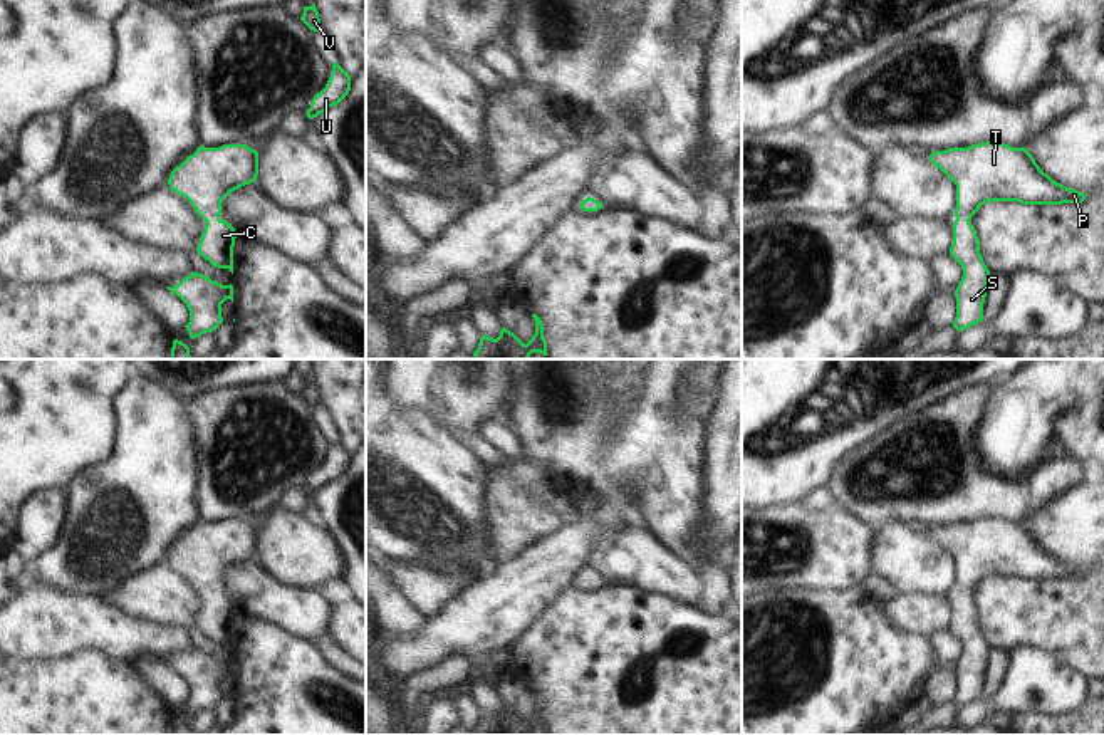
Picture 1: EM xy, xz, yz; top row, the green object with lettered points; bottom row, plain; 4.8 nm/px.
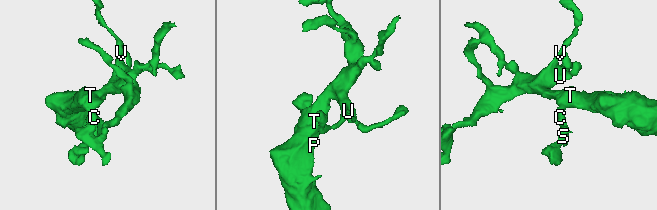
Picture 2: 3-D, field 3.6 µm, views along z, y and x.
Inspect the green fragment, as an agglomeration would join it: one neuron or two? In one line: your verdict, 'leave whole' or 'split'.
leave whole

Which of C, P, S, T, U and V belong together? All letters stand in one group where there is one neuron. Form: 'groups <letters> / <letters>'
groups C P S T U V

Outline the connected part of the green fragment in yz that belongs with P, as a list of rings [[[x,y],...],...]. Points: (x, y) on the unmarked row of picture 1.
[[[995,515],[971,520],[968,524],[933,527],[928,535],[956,560],[956,596],[953,599],[953,621],[950,631],[963,644],[963,653],[955,666],[956,693],[953,698],[953,703],[961,708],[983,696],[983,680],[990,654],[990,646],[980,629],[976,606],[970,599],[980,582],[988,577],[1018,577],[1022,581],[1082,579],[1087,571],[1054,557],[1040,545],[1025,524],[1012,524]]]

